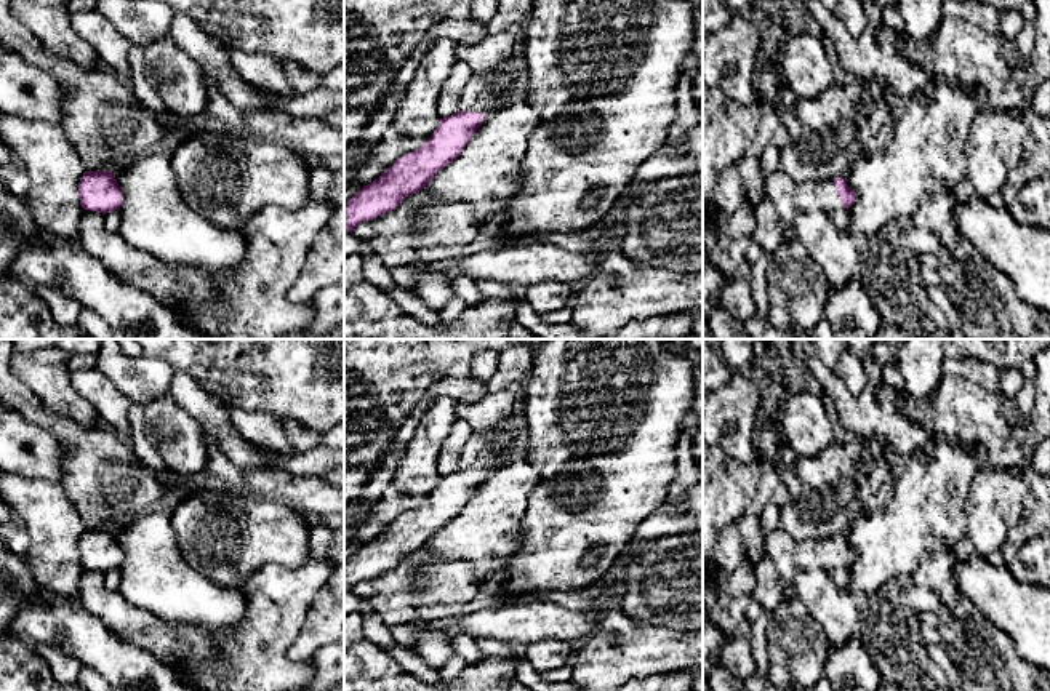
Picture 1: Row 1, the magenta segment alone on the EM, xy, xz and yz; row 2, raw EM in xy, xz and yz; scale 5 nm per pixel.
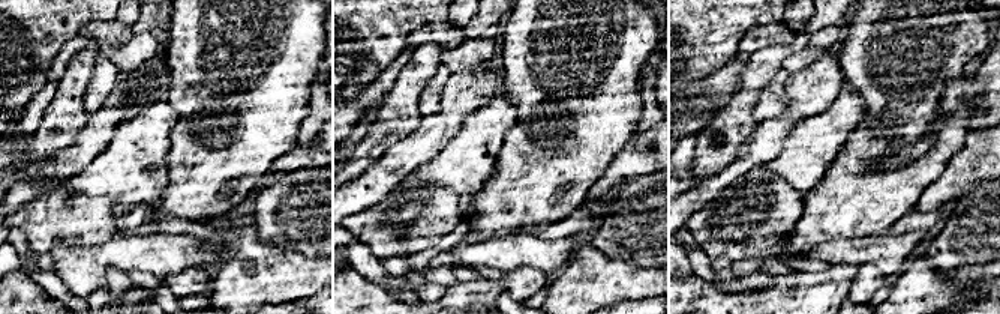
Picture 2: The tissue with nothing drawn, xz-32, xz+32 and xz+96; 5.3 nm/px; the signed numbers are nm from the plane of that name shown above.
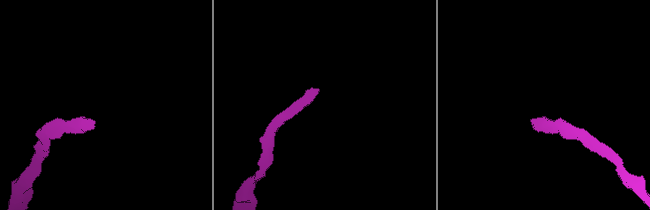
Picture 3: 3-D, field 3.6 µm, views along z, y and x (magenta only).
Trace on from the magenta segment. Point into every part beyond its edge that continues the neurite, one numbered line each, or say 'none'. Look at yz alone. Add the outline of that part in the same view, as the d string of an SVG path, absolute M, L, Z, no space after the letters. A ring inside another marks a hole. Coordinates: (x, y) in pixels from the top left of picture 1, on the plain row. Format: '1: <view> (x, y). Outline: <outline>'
1: yz (812, 554). Outline: M805 539L794 545L794 561L797 569L834 569L842 566L834 539Z

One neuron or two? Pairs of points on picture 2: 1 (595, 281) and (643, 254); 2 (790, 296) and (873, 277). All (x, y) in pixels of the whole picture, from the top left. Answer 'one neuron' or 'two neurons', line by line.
1: two neurons
2: two neurons

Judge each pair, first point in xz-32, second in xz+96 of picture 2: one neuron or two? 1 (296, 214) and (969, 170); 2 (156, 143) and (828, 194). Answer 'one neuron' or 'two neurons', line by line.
1: two neurons
2: two neurons

